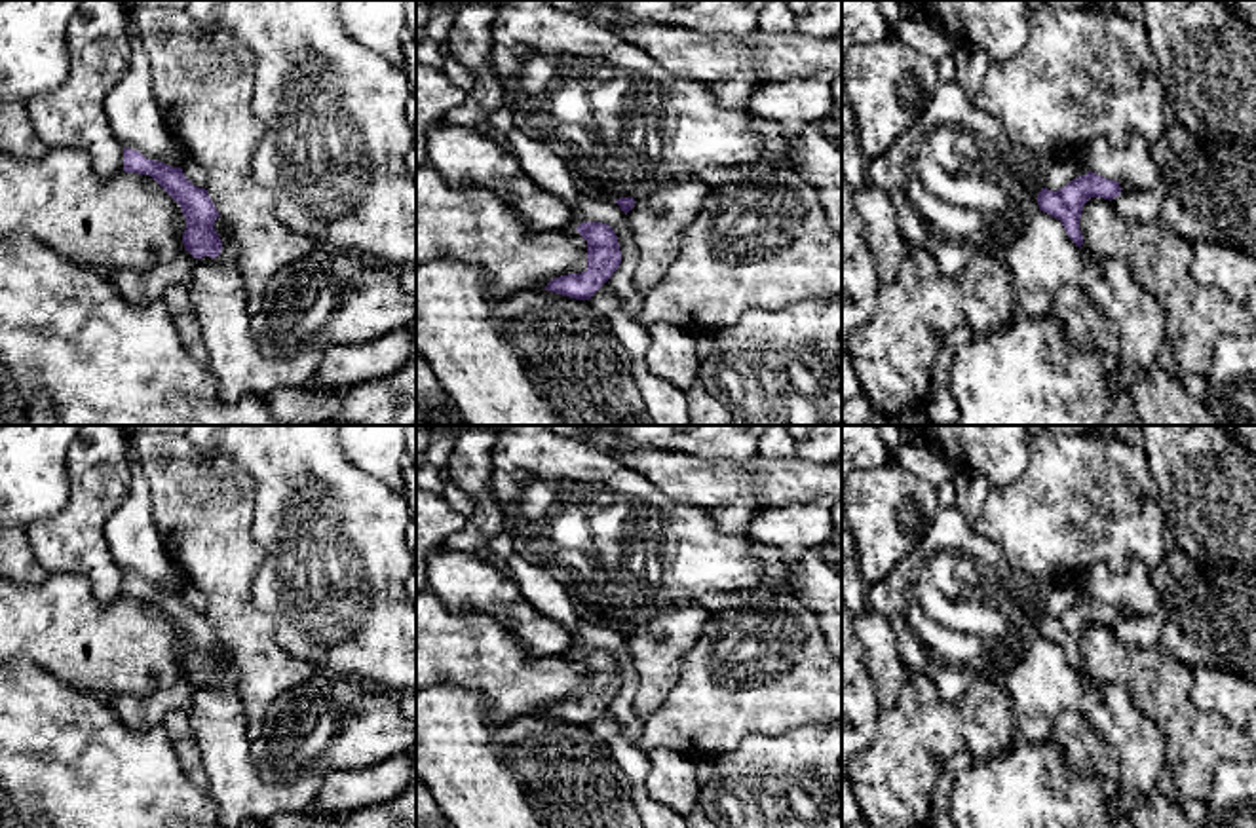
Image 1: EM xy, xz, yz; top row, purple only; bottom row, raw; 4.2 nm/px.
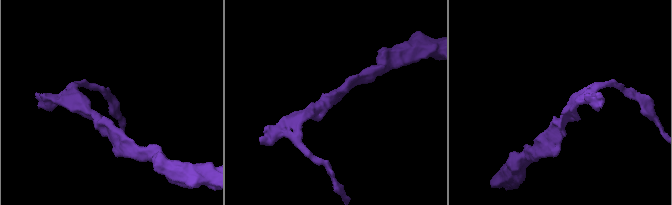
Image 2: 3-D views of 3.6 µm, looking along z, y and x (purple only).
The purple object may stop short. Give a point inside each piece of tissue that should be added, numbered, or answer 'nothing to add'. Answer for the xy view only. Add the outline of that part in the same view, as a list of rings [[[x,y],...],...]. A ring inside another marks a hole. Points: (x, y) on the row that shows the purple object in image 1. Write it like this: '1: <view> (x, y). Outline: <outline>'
nothing to add

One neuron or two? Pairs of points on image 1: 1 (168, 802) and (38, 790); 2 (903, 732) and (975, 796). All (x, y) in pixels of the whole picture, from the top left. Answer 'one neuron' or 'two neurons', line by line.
1: one neuron
2: two neurons

